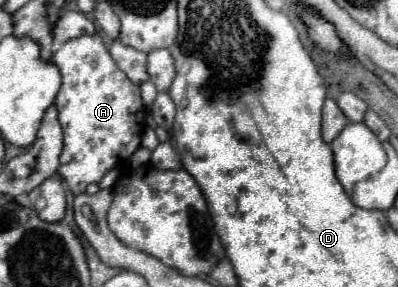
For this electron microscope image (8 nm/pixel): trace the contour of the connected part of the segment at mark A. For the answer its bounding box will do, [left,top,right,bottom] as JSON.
[52,34,142,194]

